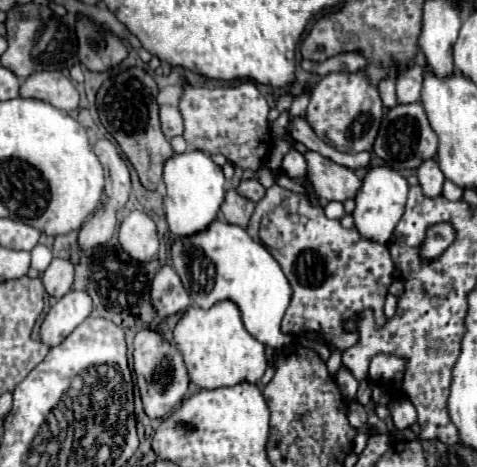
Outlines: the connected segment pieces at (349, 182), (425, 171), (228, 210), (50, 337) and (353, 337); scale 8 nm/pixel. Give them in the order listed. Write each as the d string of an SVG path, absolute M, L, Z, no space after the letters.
M311 150L305 152L305 160L309 166L307 180L319 198L327 202L331 200L345 202L349 198L355 198L361 180L355 176L353 170Z
M435 158L425 160L425 162L417 168L417 178L419 178L419 184L421 184L425 196L435 198L435 196L441 194L445 176L443 176L441 168L437 166L437 160L435 160Z
M229 188L225 192L225 202L221 204L221 212L229 224L237 224L237 226L245 228L253 214L253 208L255 208L255 204L249 202L249 198L237 194L235 188Z
M69 290L57 304L47 312L41 324L41 342L57 346L67 338L93 310L93 302L85 290Z
M273 184L267 190L265 198L257 204L257 208L271 208L267 214L261 216L257 238L273 254L273 258L279 262L283 274L287 276L287 280L293 288L291 304L289 304L285 318L283 318L283 332L285 334L319 332L319 334L323 334L323 338L327 342L331 342L333 348L343 352L359 342L359 334L349 334L343 328L347 318L355 318L365 310L373 310L377 326L383 326L387 322L387 318L383 314L383 302L385 302L385 296L387 296L391 282L399 278L399 272L393 266L393 260L389 256L387 246L361 238L357 228L353 228L353 230L343 228L339 220L329 220L323 214L321 206L313 206L307 196L279 188L277 184Z

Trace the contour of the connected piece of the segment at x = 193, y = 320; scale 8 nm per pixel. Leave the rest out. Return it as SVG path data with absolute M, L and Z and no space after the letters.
M215 302L207 310L197 306L187 308L187 312L183 312L183 316L179 318L173 334L175 344L185 358L189 378L199 388L211 390L221 386L233 386L243 380L255 384L265 372L265 346L245 330L241 322L241 312L237 310L235 302Z

